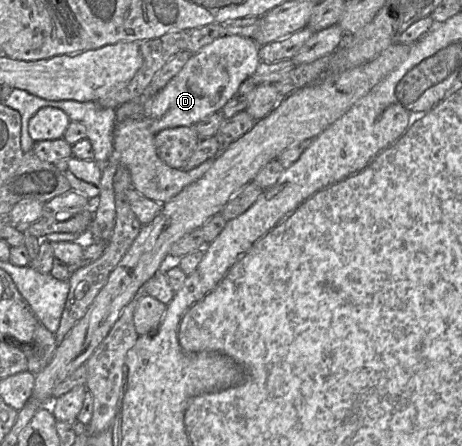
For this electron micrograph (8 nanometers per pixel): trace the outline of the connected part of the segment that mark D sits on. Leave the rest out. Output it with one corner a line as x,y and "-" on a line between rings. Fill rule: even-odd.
227,35
192,54
179,73
153,96
148,119
150,130
156,135
167,128
193,126
206,117
218,113
231,98
237,95
240,85
254,74
261,62
260,47
252,38

